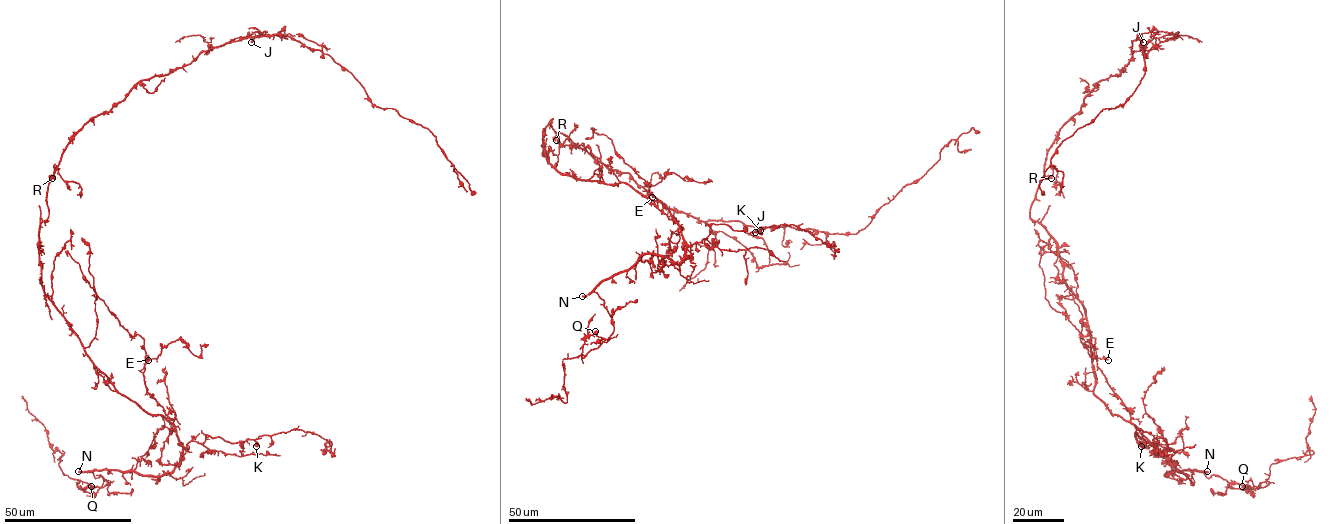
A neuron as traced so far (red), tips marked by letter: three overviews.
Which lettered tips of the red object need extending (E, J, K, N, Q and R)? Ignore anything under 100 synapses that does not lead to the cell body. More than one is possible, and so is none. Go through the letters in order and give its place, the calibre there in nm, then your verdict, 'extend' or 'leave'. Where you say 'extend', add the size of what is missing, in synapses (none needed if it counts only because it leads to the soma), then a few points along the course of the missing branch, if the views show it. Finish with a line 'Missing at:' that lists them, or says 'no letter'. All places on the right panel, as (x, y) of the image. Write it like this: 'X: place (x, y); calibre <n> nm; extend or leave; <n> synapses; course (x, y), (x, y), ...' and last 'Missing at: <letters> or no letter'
E: place (1108, 360); calibre 360 nm; leave
J: place (1143, 42); calibre 400 nm; leave
K: place (1141, 446); calibre 400 nm; leave
N: place (1207, 471); calibre 400 nm; extend; 500 synapses
Q: place (1242, 486); calibre 480 nm; leave
R: place (1051, 178); calibre 340 nm; leave
Missing at: N

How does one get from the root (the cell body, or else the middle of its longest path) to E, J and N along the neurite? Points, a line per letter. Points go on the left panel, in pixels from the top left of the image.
E: (39, 234), (42, 289), (85, 354), (120, 393), (168, 421), (145, 385), (145, 358), (148, 360)
J: (39, 234), (49, 215), (49, 181), (87, 122), (143, 79), (225, 44), (251, 36), (251, 42)
N: (39, 234), (42, 289), (85, 354), (120, 393), (168, 421), (182, 447), (181, 461), (162, 476), (78, 471)

